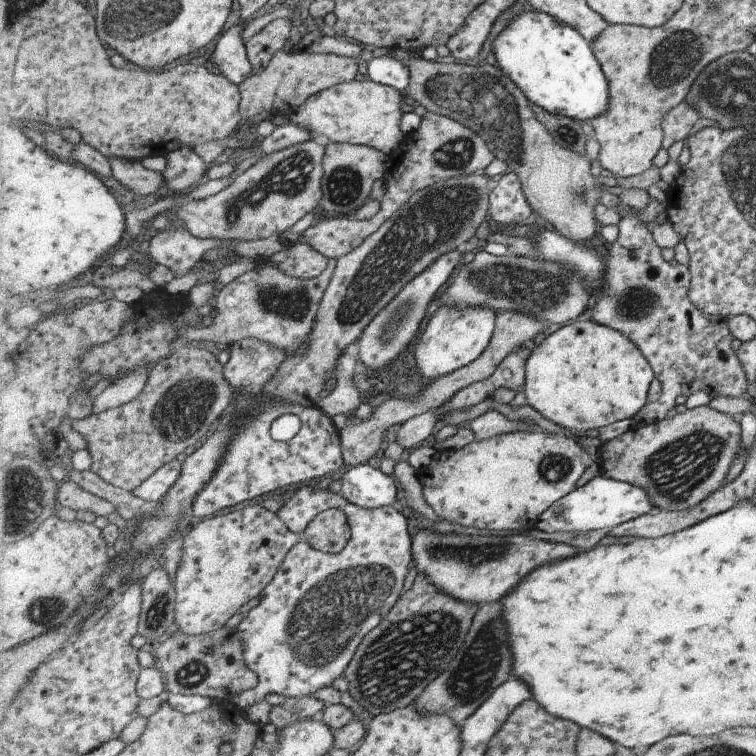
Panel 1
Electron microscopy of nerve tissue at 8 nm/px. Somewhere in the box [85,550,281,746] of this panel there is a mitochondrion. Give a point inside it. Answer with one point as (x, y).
(194, 674)

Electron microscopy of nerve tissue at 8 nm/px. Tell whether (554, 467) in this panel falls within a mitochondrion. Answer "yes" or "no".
yes

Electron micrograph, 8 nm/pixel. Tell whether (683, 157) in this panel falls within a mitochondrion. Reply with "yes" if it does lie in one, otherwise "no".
no

